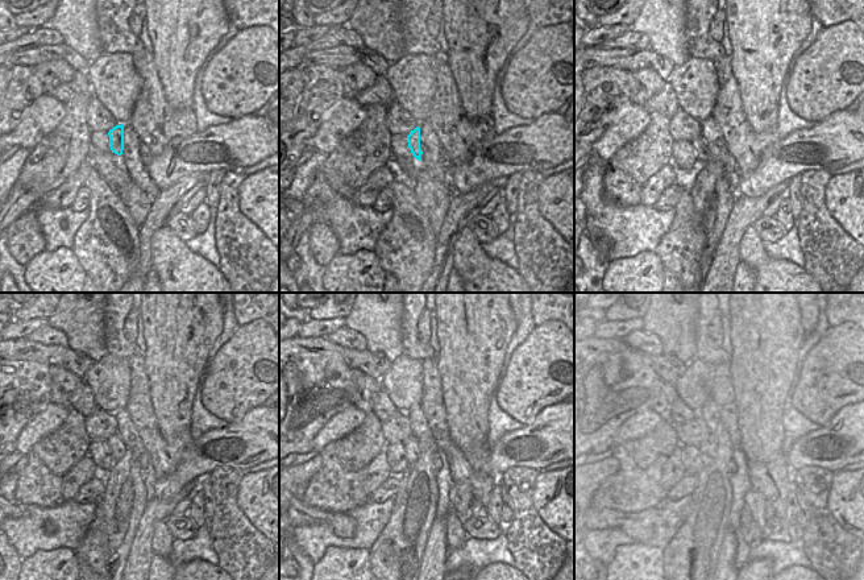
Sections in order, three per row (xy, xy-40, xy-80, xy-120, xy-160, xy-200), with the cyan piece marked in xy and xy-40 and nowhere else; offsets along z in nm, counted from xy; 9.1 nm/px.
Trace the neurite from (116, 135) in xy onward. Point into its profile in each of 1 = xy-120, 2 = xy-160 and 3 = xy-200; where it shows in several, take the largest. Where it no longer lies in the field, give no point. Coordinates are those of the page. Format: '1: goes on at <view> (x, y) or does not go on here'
1: goes on at xy-120 (116, 447)
2: goes on at xy-160 (411, 446)
3: goes on at xy-200 (707, 450)

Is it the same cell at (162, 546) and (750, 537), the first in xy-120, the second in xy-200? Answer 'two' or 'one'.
one

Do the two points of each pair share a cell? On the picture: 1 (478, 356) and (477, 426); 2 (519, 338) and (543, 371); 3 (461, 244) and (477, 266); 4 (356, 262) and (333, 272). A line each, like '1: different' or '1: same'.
1: same
2: different
3: same
4: same

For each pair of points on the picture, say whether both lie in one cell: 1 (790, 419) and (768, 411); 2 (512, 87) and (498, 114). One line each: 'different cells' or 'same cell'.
1: different cells
2: different cells

